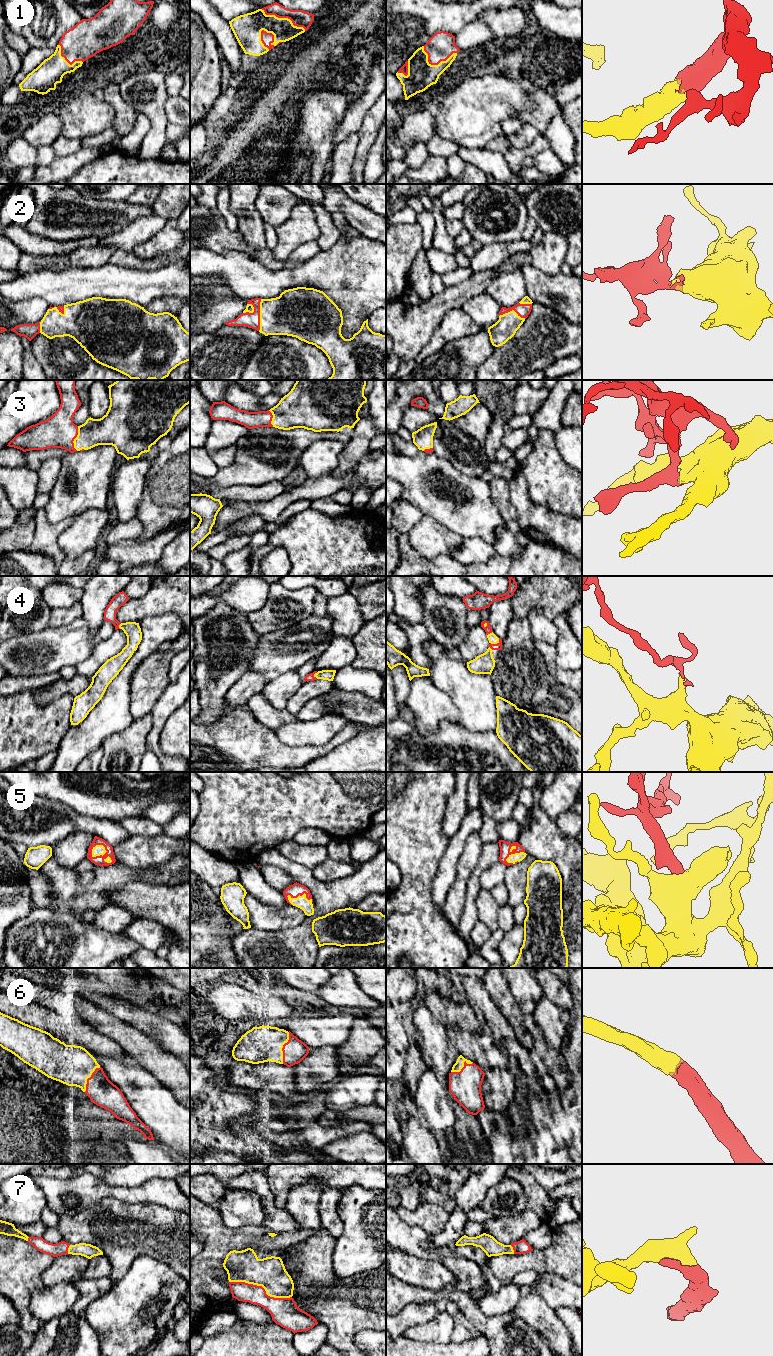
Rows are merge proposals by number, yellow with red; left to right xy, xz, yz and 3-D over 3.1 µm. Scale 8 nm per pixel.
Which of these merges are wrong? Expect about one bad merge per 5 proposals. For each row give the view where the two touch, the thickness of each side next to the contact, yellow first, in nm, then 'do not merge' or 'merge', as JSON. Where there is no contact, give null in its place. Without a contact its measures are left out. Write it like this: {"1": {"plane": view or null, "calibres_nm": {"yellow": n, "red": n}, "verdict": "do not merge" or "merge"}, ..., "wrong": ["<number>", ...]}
{"1": {"plane": "xz", "calibres_nm": {"yellow": 220, "red": 100}, "verdict": "merge"}, "2": {"plane": "xz", "calibres_nm": {"yellow": 340, "red": 130}, "verdict": "merge"}, "3": {"plane": "xy", "calibres_nm": {"yellow": 220, "red": 260}, "verdict": "merge"}, "4": {"plane": "yz", "calibres_nm": {"yellow": 80, "red": 60}, "verdict": "merge"}, "5": {"plane": "yz", "calibres_nm": {"yellow": 70, "red": 90}, "verdict": "merge"}, "6": {"plane": "xz", "calibres_nm": {"yellow": 280, "red": 190}, "verdict": "merge"}, "7": {"plane": "xz", "calibres_nm": {"yellow": 260, "red": 200}, "verdict": "merge"}, "wrong": []}

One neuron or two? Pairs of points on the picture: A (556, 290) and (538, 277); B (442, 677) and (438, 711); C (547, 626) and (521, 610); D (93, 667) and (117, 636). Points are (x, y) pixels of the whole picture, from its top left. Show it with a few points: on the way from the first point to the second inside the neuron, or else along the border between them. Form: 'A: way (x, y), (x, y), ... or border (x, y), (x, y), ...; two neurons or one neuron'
A: way (552, 290), (542, 281); one neuron
B: border (429, 676), (432, 682), (448, 696), (456, 707); two neurons
C: border (526, 615), (532, 608), (540, 608), (551, 619); two neurons
D: way (97, 659), (112, 644); one neuron

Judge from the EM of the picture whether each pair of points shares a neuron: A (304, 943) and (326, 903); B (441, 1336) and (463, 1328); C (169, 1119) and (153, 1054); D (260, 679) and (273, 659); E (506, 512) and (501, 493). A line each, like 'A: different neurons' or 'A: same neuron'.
A: same neuron
B: different neurons
C: different neurons
D: different neurons
E: same neuron

